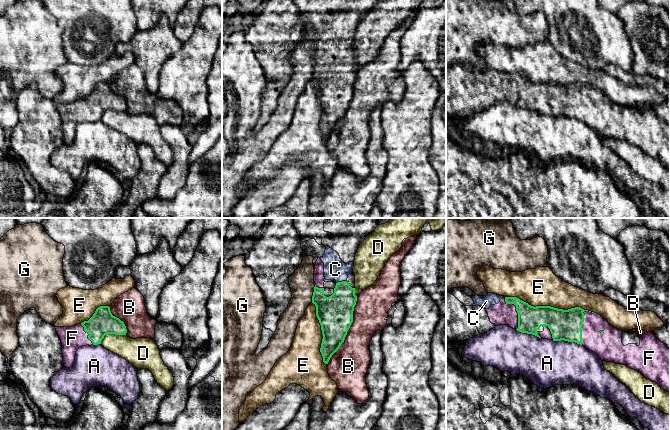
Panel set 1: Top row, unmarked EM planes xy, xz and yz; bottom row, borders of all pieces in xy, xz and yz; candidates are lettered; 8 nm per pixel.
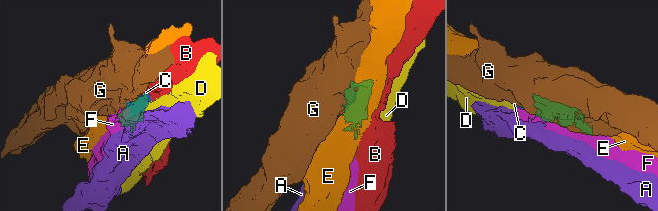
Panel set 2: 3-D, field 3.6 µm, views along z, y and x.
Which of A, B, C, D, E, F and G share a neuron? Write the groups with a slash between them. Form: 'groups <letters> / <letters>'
groups A / B / C F / D / E / G

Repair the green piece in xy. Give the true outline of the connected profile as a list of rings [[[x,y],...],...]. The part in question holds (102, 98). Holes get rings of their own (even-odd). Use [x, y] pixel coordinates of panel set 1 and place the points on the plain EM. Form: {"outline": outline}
{"outline": [[[100,82],[93,92],[72,103],[55,103],[62,119],[64,143],[70,144],[75,138],[76,127],[82,122],[101,120],[107,110],[126,111],[123,97],[112,91],[109,82]]]}

